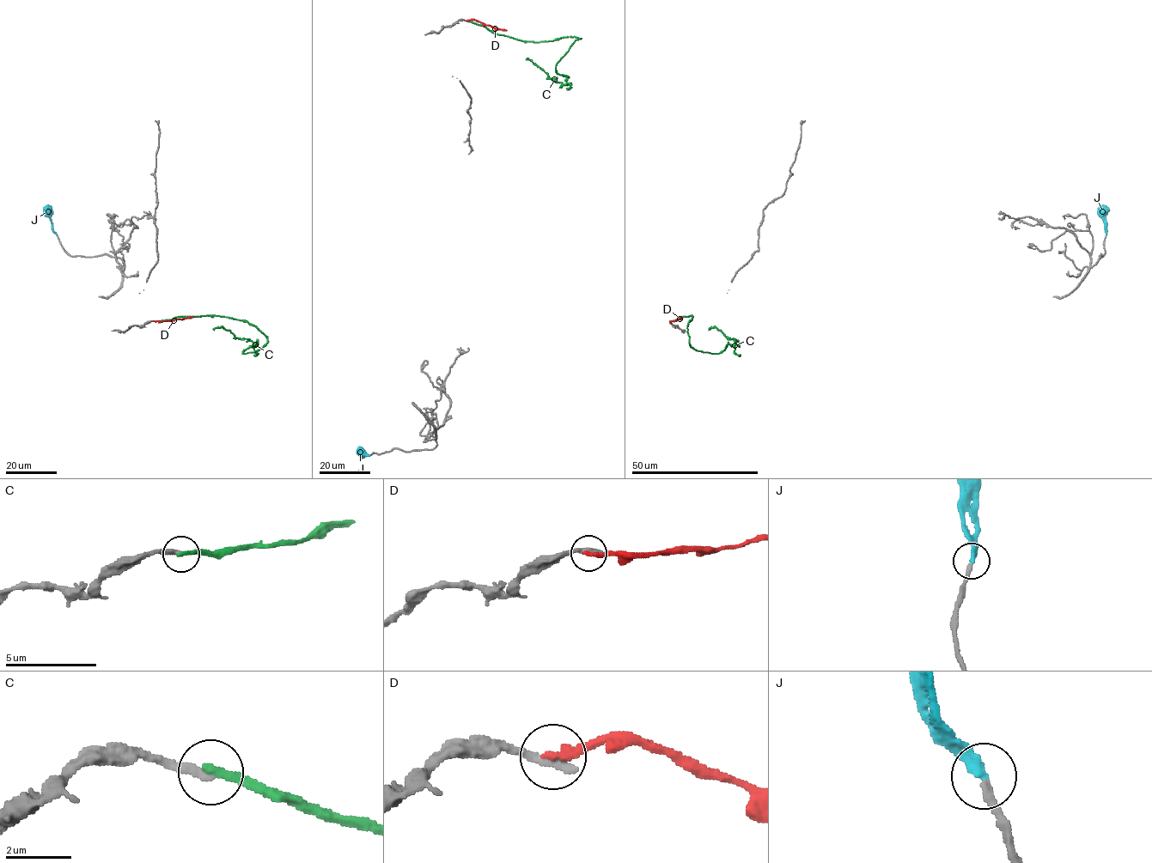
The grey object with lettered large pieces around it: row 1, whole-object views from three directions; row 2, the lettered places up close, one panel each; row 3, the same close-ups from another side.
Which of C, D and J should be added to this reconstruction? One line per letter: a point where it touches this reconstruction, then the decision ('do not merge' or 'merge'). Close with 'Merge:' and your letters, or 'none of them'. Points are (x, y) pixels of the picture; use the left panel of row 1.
C: (155, 321) | do not merge
D: (154, 321) | do not merge
J: (57, 235) | merge
Merge: J

